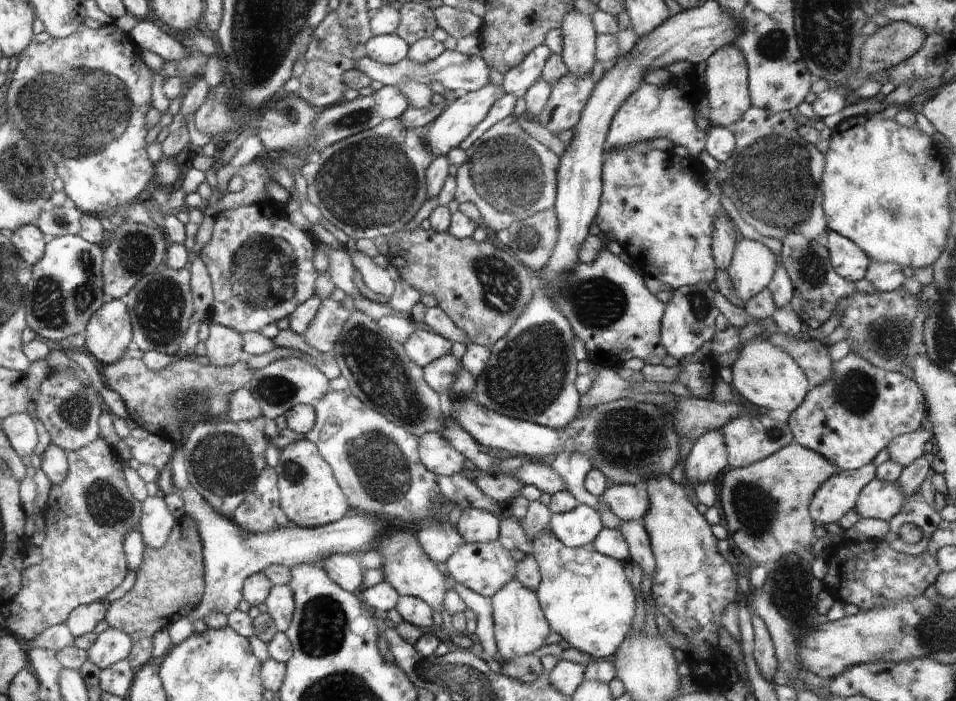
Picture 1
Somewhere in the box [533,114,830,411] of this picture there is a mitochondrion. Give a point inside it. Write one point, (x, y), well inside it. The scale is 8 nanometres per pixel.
(772, 181)

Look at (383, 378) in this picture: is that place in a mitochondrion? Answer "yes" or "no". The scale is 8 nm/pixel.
yes

